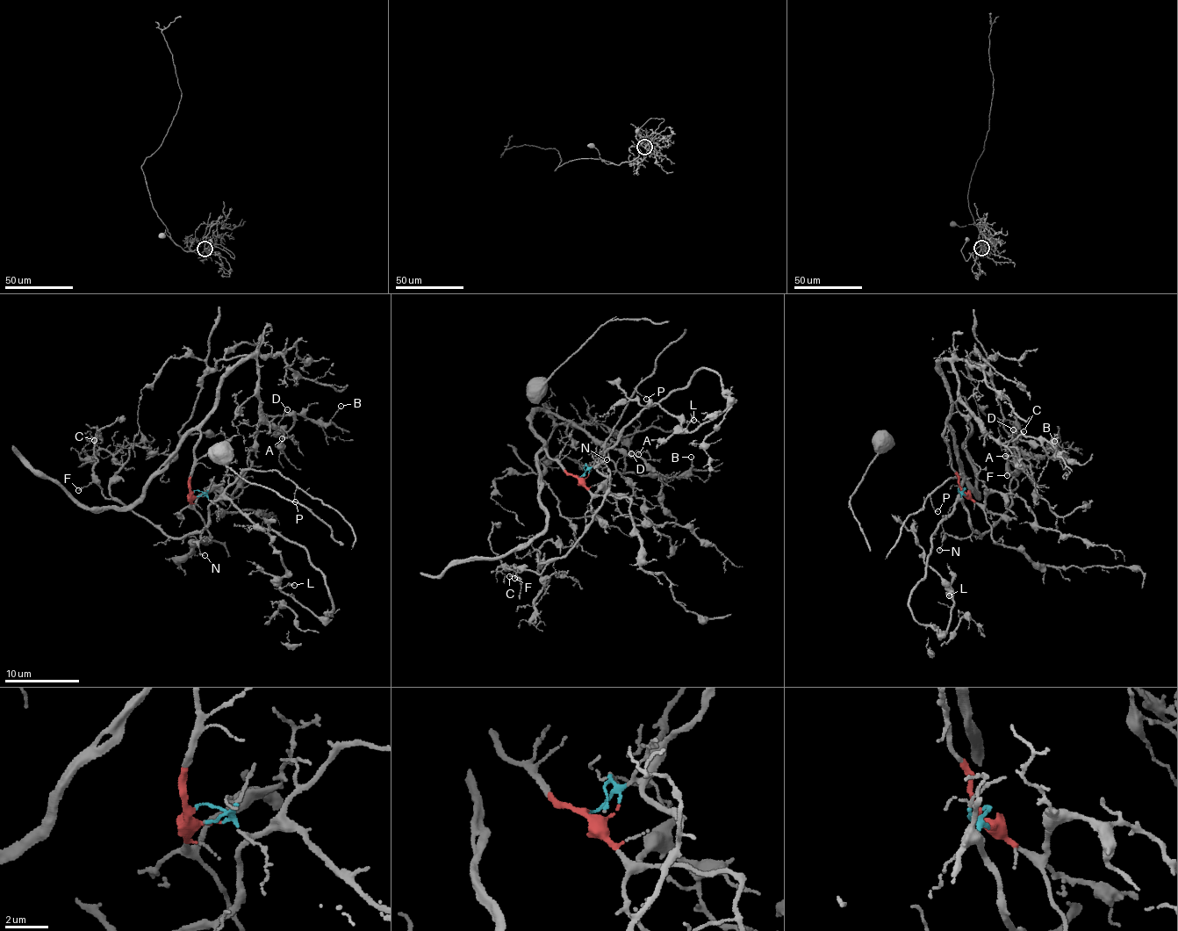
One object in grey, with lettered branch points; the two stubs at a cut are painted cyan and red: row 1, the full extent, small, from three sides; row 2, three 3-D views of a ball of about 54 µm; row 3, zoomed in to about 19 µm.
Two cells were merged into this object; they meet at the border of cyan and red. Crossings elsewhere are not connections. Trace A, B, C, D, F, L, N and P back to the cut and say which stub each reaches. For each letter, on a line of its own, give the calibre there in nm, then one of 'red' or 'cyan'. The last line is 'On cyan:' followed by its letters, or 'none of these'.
A: 130 nm | red
B: 70 nm | red
C: 110 nm | cyan
D: 120 nm | red
F: 120 nm | cyan
L: 90 nm | cyan
N: 120 nm | cyan
P: 80 nm | cyan
On cyan: C, F, L, N, P

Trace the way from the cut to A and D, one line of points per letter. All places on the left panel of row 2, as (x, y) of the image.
A: (193, 492), (199, 424), (216, 405), (220, 378), (247, 358), (256, 360), (267, 424), (292, 435), (281, 439)
D: (193, 492), (190, 478), (199, 424), (216, 405), (220, 378), (253, 356), (267, 424), (276, 428), (287, 410)

